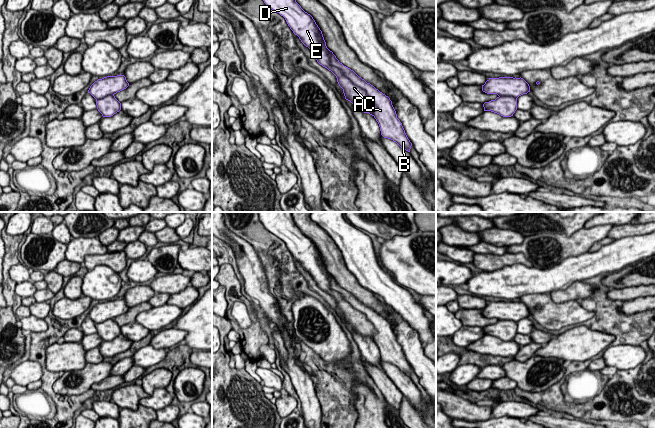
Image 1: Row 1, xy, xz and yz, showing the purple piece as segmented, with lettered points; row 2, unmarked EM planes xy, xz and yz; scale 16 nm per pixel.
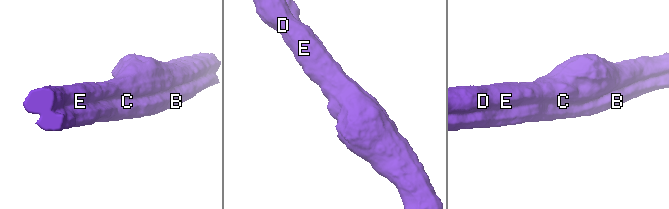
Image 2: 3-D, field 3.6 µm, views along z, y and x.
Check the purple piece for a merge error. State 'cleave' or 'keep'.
cleave

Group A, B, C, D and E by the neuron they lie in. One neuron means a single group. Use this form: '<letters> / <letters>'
A B / C D E

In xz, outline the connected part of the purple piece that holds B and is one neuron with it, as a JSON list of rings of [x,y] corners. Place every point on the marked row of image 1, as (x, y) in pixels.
[[[329,50],[329,52],[330,64],[340,69],[354,85],[362,88],[367,96],[373,100],[376,107],[373,116],[379,124],[381,135],[384,138],[393,140],[401,148],[410,152],[412,143],[408,139],[402,123],[397,118],[390,98],[359,77],[353,70],[340,63],[332,51]]]

